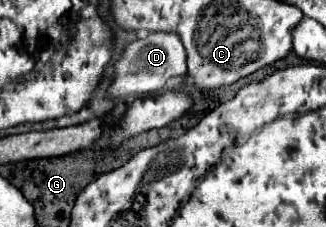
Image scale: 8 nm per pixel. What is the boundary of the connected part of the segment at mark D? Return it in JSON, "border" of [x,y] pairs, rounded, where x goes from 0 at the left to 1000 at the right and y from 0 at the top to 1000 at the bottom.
{"border":[[[482,141],[383,203],[377,247],[353,273],[353,344],[334,379],[334,432],[383,432],[408,414],[469,414],[506,379],[525,335],[567,335],[574,247],[543,159]]]}

